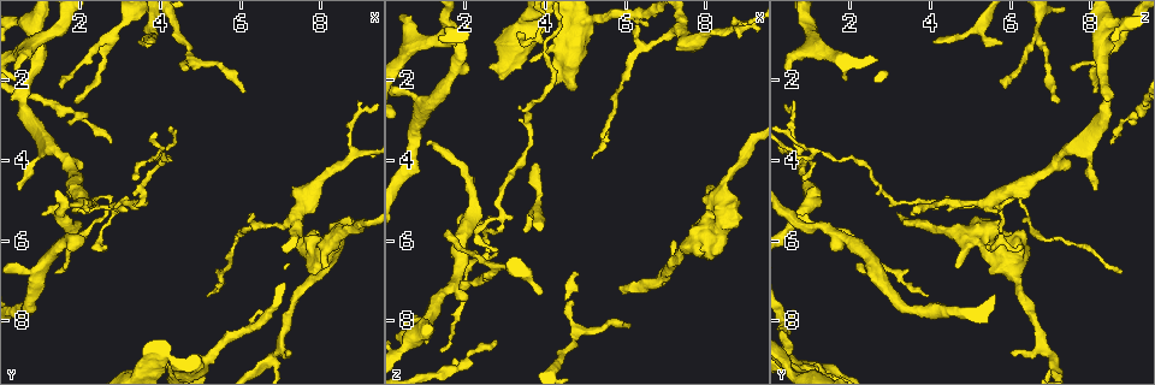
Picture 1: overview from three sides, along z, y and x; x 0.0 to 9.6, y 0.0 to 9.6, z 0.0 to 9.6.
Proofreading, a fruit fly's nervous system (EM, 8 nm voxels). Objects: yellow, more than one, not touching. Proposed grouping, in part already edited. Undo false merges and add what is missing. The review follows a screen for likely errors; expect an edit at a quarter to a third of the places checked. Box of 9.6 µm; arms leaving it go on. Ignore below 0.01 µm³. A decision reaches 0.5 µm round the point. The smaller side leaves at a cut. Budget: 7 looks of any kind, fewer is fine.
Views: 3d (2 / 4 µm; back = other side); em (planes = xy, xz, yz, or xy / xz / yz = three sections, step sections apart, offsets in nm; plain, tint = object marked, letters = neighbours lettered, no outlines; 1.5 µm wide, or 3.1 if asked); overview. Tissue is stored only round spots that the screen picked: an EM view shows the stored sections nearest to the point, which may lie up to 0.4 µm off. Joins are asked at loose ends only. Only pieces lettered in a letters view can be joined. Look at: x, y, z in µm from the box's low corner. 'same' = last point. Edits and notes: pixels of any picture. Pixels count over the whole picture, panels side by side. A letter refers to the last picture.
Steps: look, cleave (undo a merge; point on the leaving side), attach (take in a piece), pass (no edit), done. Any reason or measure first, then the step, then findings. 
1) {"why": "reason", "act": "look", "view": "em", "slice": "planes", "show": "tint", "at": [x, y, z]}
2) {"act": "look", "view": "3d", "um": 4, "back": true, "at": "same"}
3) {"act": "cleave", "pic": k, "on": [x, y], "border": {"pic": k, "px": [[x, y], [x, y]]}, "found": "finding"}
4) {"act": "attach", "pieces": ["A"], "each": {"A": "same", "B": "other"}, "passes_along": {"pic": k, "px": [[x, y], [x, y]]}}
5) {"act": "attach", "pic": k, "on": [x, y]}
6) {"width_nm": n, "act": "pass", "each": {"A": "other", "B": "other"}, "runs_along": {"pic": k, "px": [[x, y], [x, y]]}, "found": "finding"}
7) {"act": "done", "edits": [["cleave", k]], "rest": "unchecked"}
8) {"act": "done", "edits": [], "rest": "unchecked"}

{"why": "abrupt turn", "act": "look", "view": "3d", "um": 4, "at": [8.45, 5.85, 5.45]}

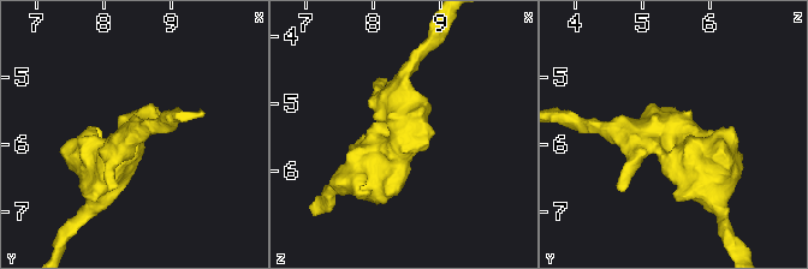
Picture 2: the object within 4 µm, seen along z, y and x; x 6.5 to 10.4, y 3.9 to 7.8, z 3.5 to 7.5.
{"why": "shape alone is not enough", "act": "look", "view": "em", "slice": "xy", "step": 8, "show": "letters", "at": [8.40, 5.80, 5.50]}

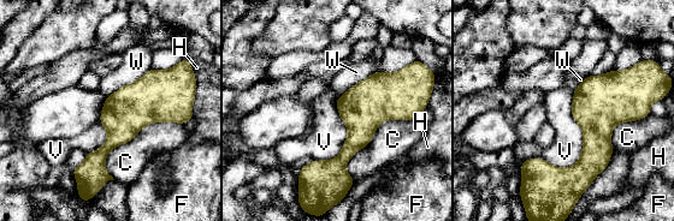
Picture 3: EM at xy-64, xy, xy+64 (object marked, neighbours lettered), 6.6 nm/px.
{"longest_contact_nm": ["C", 600], "act": "pass", "each": {"C": "other", "F": "other", "H": "other", "V": "other", "W": "other"}, "border": {"pic": 3, "px": [[574, 90], [580, 157], [527, 159]]}, "found": "continuous, no second neuron"}

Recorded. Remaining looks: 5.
{"why": "a fork", "act": "look", "view": "em", "slice": "planes", "show": "tint", "at": [7.05, 8.60, 6.75]}

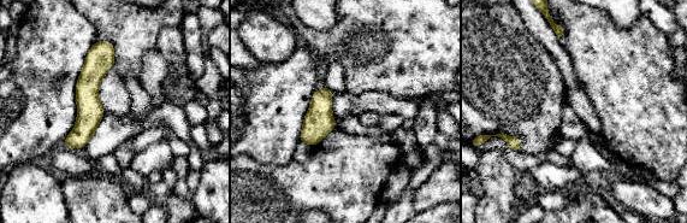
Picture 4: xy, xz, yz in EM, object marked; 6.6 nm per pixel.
{"act": "look", "view": "em", "slice": "planes", "show": "letters", "at": "same"}

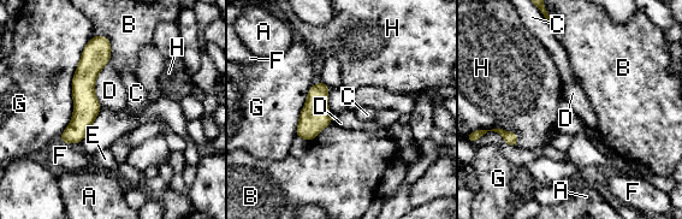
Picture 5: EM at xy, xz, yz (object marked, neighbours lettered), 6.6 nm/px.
{"act": "pass", "each": {"A": "other", "B": "other", "C": "other", "D": "other", "E": "other", "F": "other", "G": "other", "H": "other"}, "found": "all the same neuron"}

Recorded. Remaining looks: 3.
{"why": "branch stops here", "act": "look", "view": "em", "slice": "planes", "show": "letters", "at": [1.35, 6.85, 8.75]}

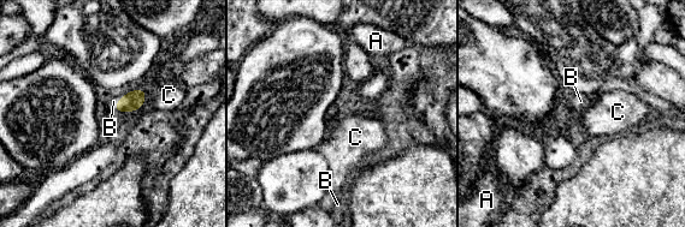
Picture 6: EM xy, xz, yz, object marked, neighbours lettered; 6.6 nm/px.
{"act": "attach", "pieces": ["B"], "each": {"A": "other", "B": "same", "C": "other"}, "passes_along": {"pic": 6, "px": [[133, 101], [118, 101], [113, 101]]}, "found": "the neuron continues"}

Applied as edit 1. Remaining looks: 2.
{"act": "done", "edits": [["attach", 6]], "rest": "unchecked"}

